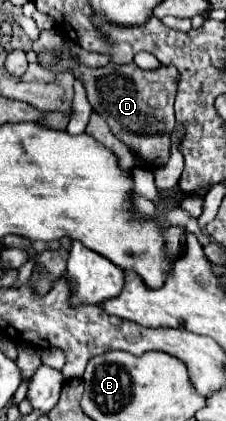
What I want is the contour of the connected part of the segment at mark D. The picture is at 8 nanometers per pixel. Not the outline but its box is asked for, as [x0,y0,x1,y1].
[31,29,179,169]

